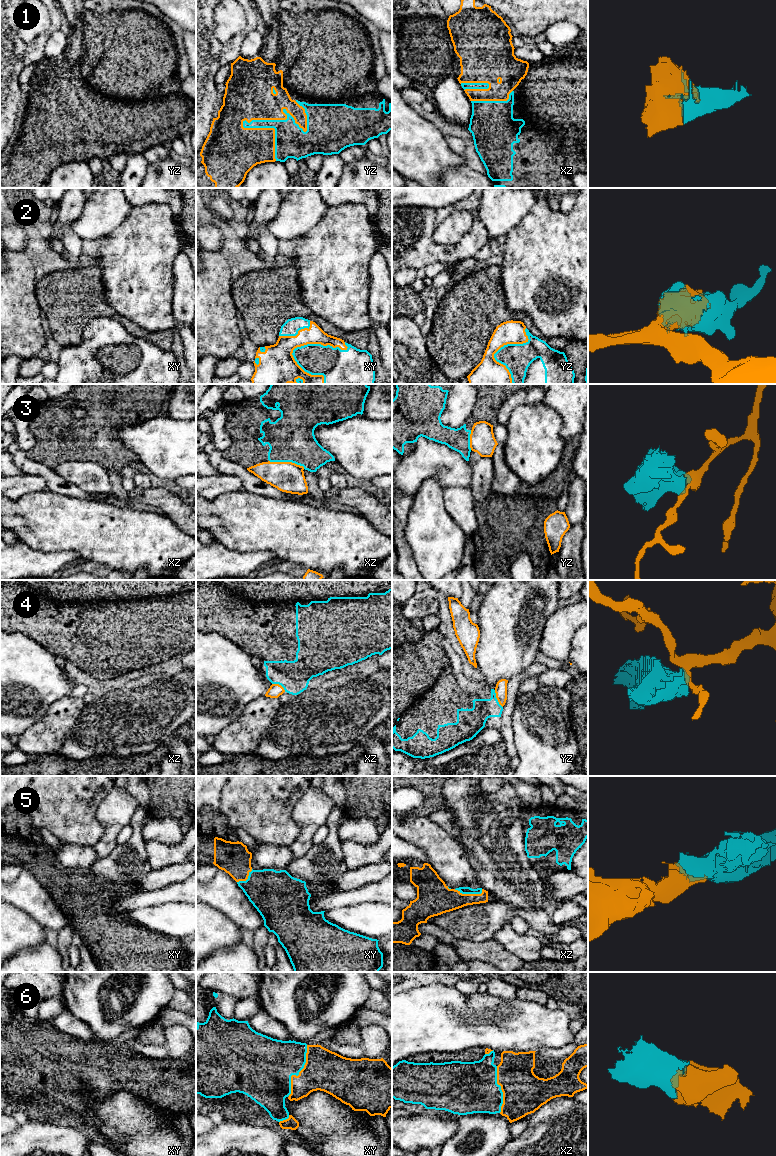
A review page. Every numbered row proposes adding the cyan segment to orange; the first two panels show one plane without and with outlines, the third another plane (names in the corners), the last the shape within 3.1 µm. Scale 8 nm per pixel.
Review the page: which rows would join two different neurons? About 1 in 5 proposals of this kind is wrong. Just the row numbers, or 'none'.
3, 4

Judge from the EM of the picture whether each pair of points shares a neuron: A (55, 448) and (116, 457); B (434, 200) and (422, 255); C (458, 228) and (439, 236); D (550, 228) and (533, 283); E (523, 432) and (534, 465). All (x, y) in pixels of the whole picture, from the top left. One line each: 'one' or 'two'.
A: one
B: two
C: one
D: one
E: one

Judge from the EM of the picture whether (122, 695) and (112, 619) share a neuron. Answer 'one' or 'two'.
two

